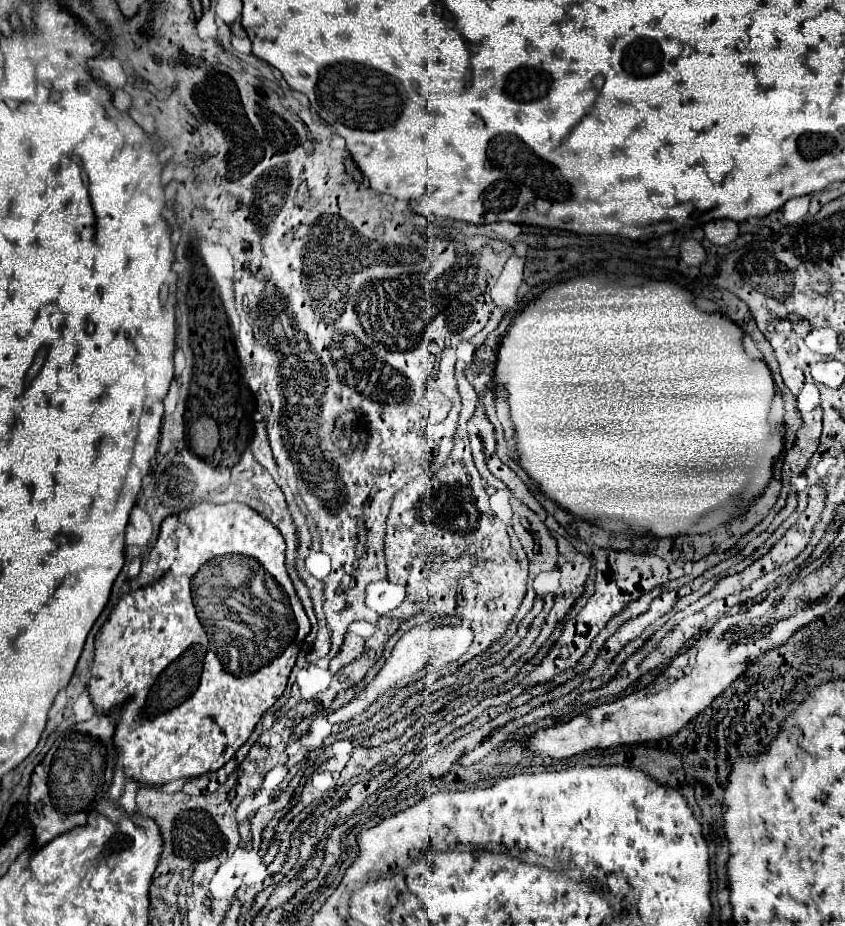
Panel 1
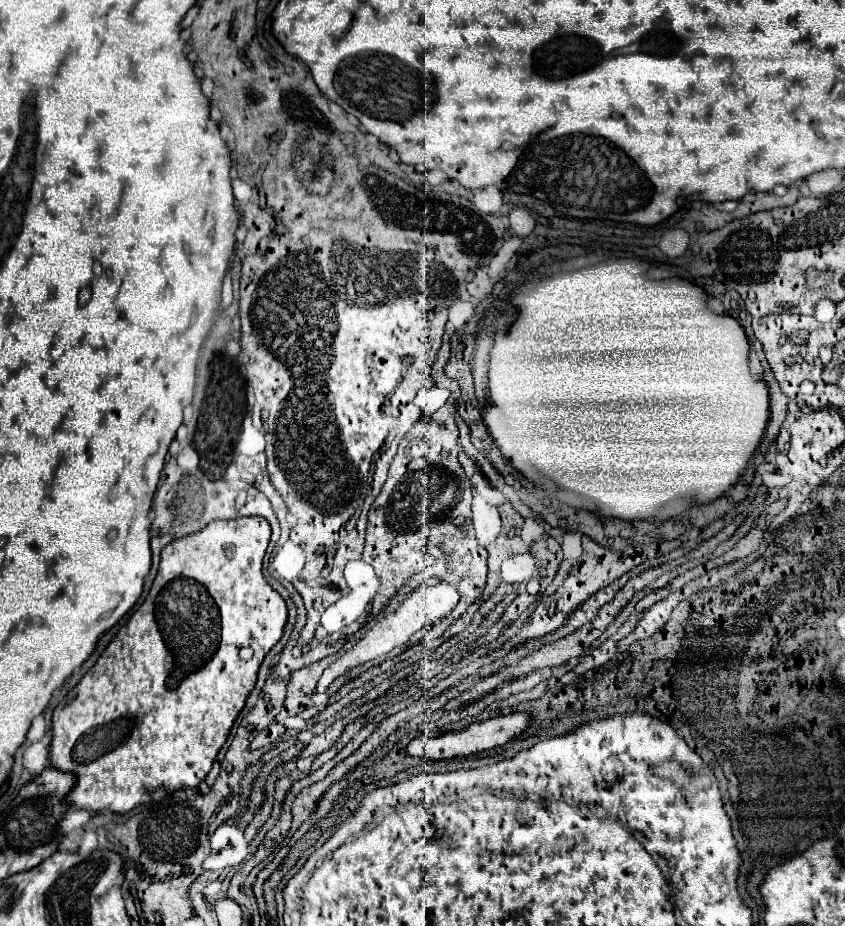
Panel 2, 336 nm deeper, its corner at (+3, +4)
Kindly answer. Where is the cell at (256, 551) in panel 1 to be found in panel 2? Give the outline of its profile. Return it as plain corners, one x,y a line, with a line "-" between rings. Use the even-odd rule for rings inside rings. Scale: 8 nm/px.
240,517
236,521
212,521
204,531
188,535
188,537
178,539
178,541
172,541
170,545
164,547
162,561
160,561
160,567
158,567
158,575
156,575
154,585
152,585
148,597
144,599
144,603
134,611
134,615
128,619
122,633
106,647
102,657
98,657
98,661
90,669
90,673
86,673
80,679
80,683
66,695
66,699
54,709
52,741
50,741
50,755
48,755
50,765
56,767
62,773
70,773
70,771
76,773
76,785
64,797
66,805
70,805
72,809
82,809
82,811
94,813
94,815
104,813
104,811
126,813
126,811
134,809
136,805
142,805
142,803
150,801
150,797
146,797
144,791
142,791
146,785
154,785
156,793
160,797
164,797
172,791
178,791
178,789
184,789
184,787
196,787
200,781
204,781
204,777
212,769
212,763
214,763
218,751
222,749
222,745
224,745
224,741
230,733
230,727
232,727
236,715
242,711
242,707
246,703
246,697
256,683
256,673
258,673
258,667
260,667
262,659
282,637
282,629
284,629
286,619
288,619
288,609
286,609
284,599
266,583
266,579
262,575
262,559
264,559
268,543
270,543
268,521
264,521
262,517
-
176,577
188,577
186,585
168,585
-
242,647
250,647
254,651
254,655
246,661
240,659
240,649
-
176,663
182,665
184,675
172,675

